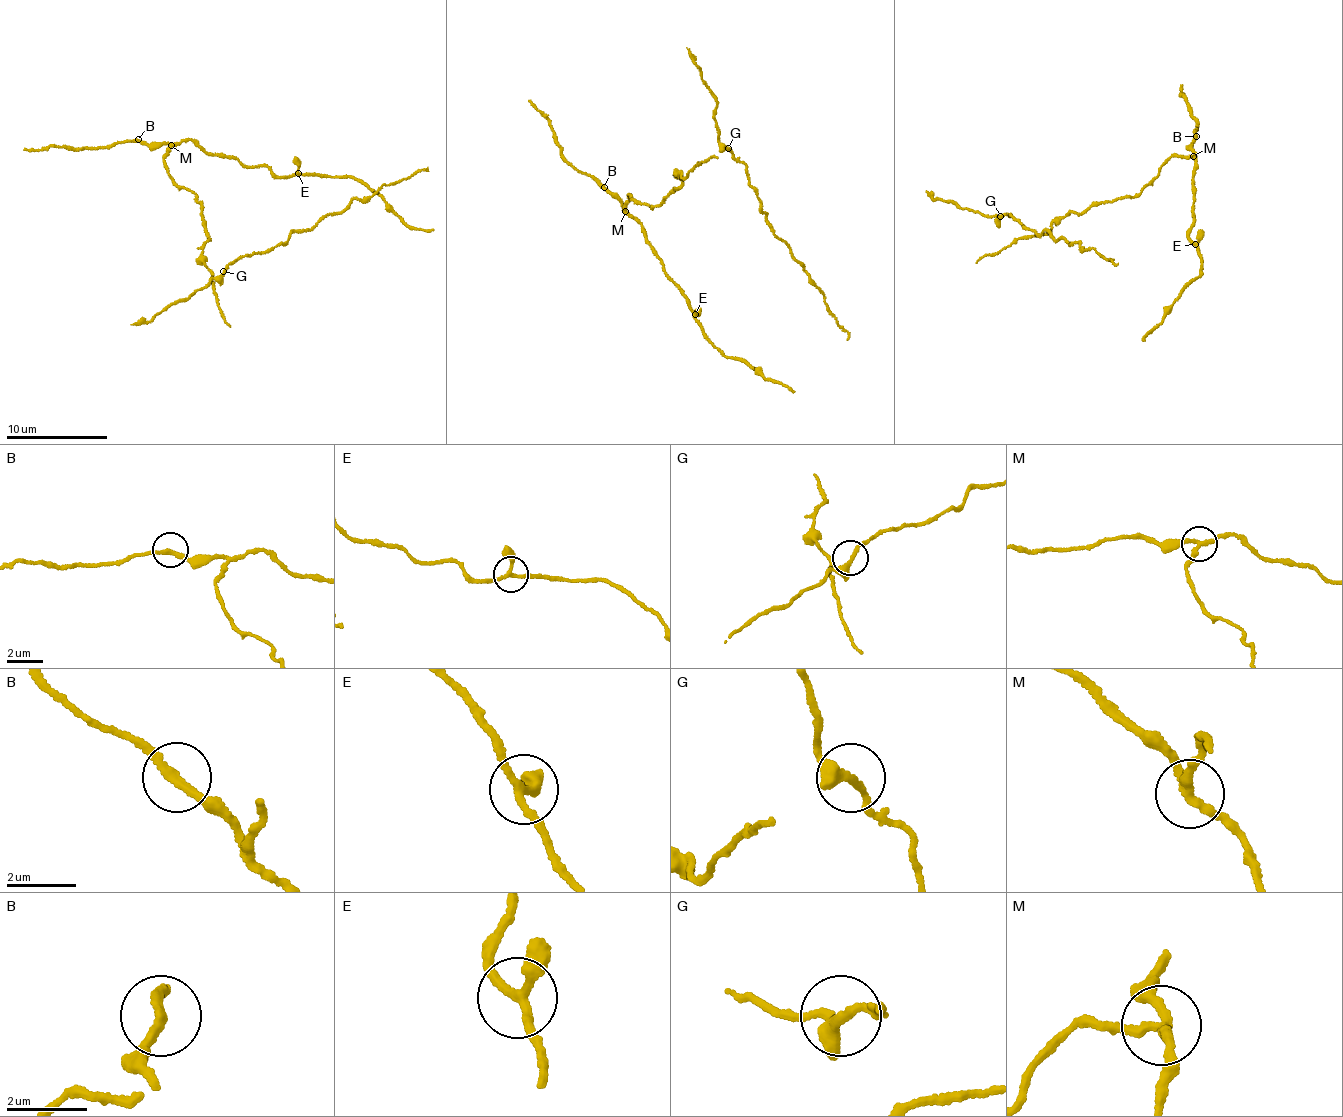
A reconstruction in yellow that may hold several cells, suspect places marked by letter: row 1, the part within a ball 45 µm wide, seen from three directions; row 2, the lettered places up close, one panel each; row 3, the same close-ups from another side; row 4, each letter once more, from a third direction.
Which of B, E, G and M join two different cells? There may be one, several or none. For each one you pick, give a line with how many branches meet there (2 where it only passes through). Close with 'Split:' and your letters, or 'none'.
M: 3
Split: M

